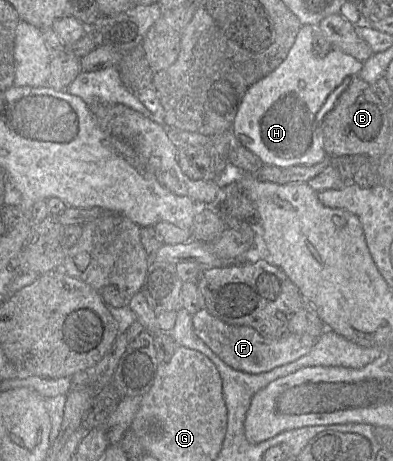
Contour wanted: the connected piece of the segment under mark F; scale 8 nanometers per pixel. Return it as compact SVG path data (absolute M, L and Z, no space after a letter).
M206 308L192 315L192 325L196 335L227 365L235 370L250 374L268 372L296 361L308 354L319 340L309 334L290 334L281 339L262 336L248 326L228 324L208 312Z

